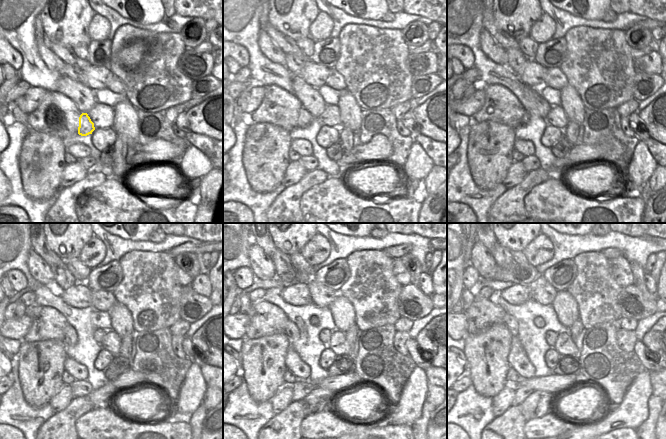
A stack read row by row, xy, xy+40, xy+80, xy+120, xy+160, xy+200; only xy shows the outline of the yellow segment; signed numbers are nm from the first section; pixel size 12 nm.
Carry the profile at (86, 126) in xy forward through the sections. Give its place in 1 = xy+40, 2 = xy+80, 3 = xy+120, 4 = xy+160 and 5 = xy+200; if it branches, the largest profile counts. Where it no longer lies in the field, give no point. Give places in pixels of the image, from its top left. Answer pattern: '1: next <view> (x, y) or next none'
1: next xy+40 (305, 118)
2: next xy+80 (526, 116)
3: next xy+120 (70, 338)
4: next xy+160 (291, 330)
5: next xy+200 (510, 321)

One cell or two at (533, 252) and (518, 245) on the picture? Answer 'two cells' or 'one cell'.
two cells

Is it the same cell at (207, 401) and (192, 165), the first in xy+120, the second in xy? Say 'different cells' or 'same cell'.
different cells

